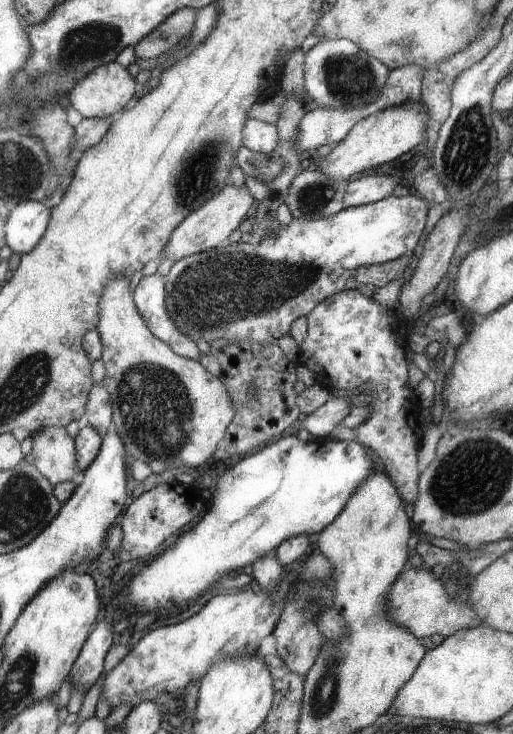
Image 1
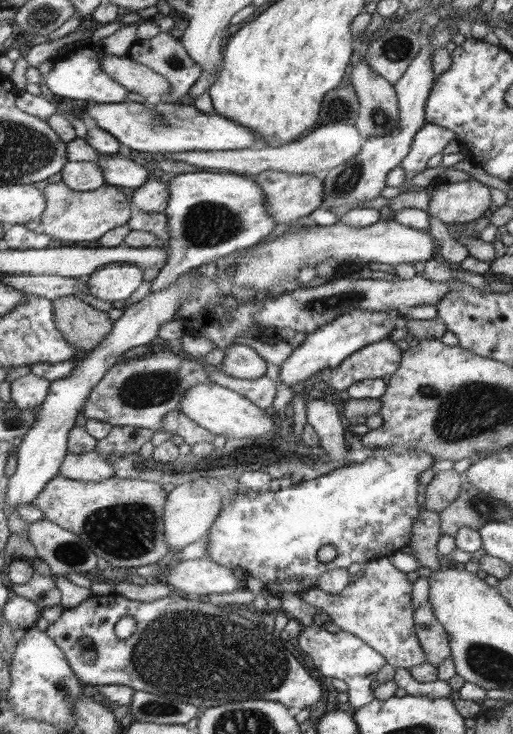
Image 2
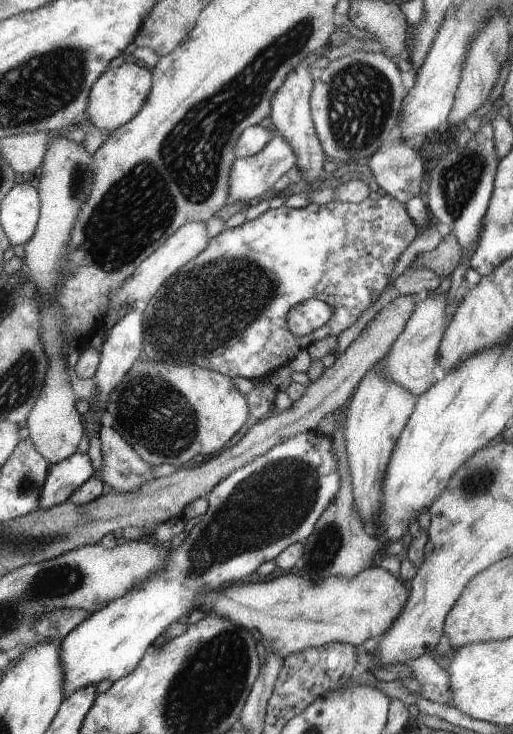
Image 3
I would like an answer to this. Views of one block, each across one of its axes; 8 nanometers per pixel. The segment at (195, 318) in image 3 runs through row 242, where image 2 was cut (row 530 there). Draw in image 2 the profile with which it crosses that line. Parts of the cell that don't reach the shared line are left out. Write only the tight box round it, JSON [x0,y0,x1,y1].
[207,450,436,597]

